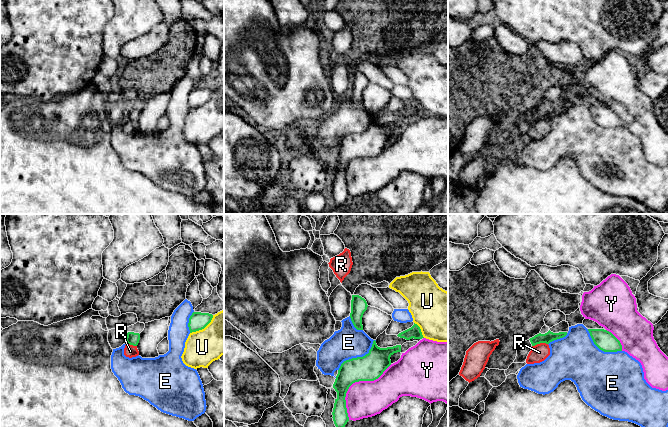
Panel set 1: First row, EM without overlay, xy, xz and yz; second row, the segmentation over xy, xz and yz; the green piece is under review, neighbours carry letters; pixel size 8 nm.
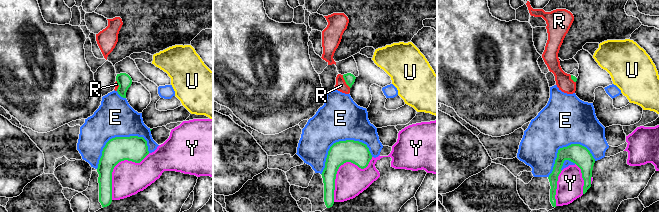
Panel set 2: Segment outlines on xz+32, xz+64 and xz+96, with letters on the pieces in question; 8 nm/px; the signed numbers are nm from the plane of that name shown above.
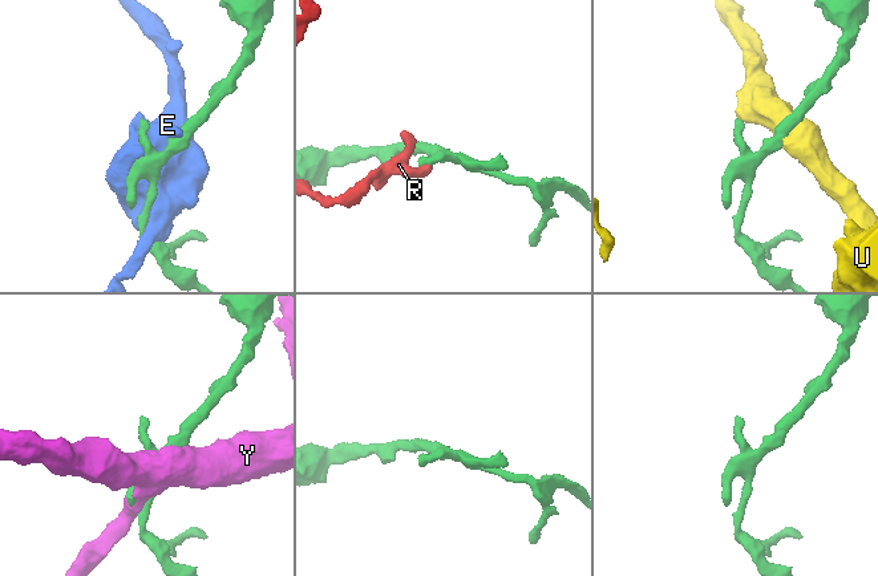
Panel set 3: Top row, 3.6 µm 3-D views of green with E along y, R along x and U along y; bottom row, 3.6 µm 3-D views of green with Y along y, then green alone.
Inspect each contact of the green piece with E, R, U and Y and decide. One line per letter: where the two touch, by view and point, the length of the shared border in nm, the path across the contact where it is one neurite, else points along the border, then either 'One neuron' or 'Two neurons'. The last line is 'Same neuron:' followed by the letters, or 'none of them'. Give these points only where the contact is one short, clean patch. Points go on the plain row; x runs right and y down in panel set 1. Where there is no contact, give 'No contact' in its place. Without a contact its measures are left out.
E: Touches green at xz (358, 133). Shared border 380 nm. Two neurons
R: Touches green at yz (539, 119). Shared border 130 nm. Boundary: yz (547, 119), (537, 119), (532, 122). Two neurons
U: Touches green at xy (203, 104). Shared border 240 nm. Two neurons
Y: Touches green at xz (354, 158). Shared border 550 nm. Two neurons
Same neuron: none of them

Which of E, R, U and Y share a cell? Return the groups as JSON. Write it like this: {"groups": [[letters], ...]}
{"groups": [["E"], ["R"], ["U"], ["Y"]]}

